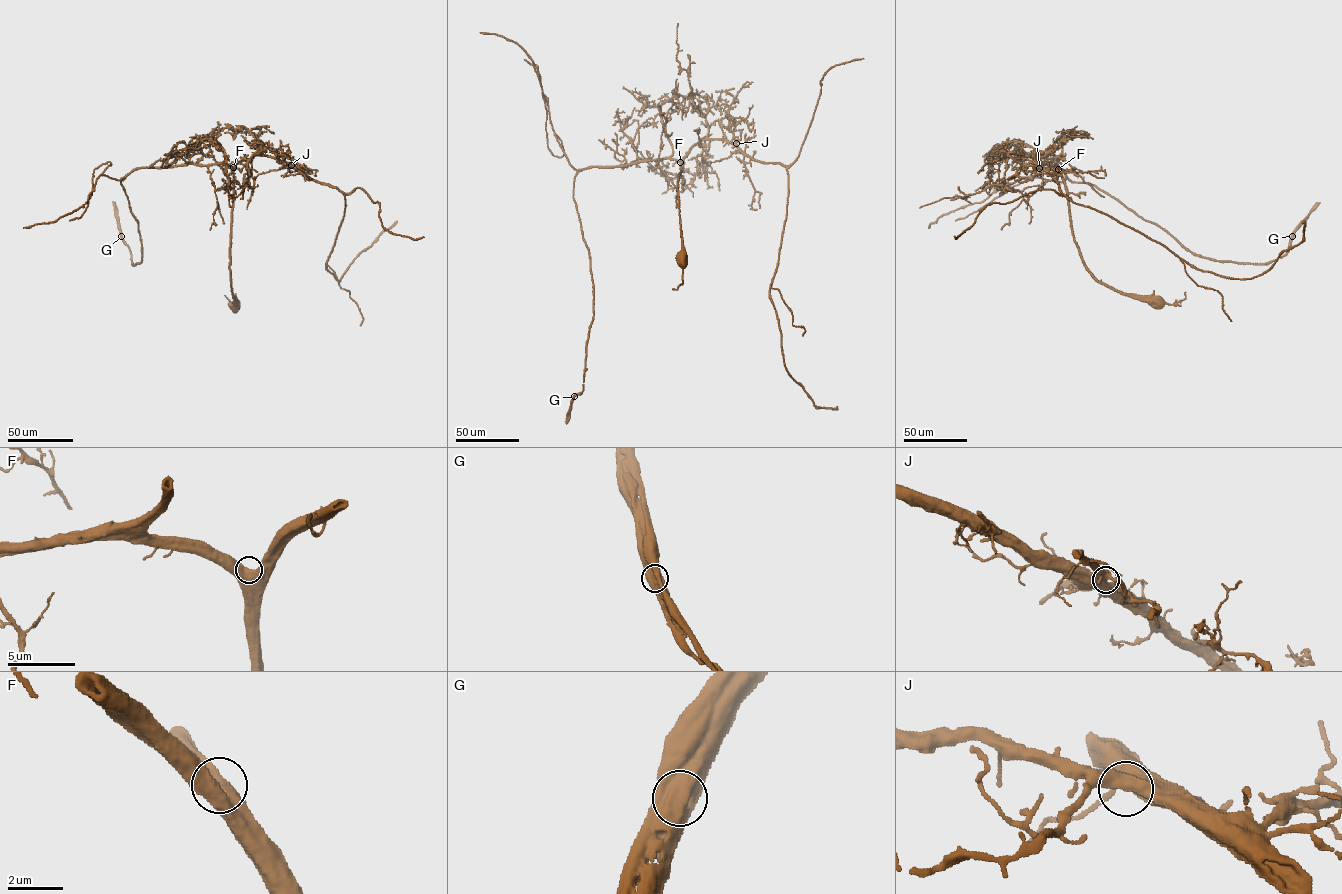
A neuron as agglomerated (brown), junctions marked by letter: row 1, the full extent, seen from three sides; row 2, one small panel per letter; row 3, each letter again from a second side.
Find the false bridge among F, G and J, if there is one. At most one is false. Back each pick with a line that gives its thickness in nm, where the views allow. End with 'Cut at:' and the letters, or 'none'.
G: 800 nm
Cut at: G

